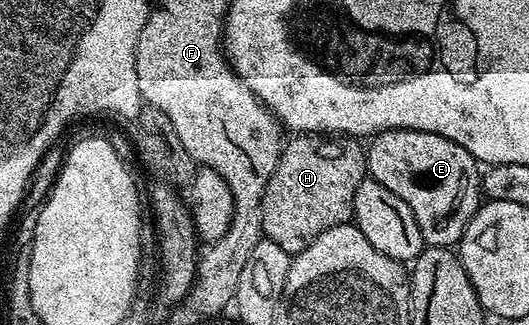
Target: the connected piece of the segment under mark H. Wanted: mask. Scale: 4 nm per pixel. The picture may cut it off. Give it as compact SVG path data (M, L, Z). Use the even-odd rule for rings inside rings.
M300 133L291 136L289 140L283 144L282 154L276 163L276 171L272 171L272 179L268 179L268 187L264 191L264 199L262 200L262 235L265 240L276 243L280 247L284 247L284 251L288 251L291 255L299 253L304 247L308 247L316 240L324 231L328 231L332 227L349 222L354 215L354 200L356 199L356 187L360 187L362 178L367 176L366 167L366 149L361 140L353 137L344 137L341 135L323 135L320 133Z

